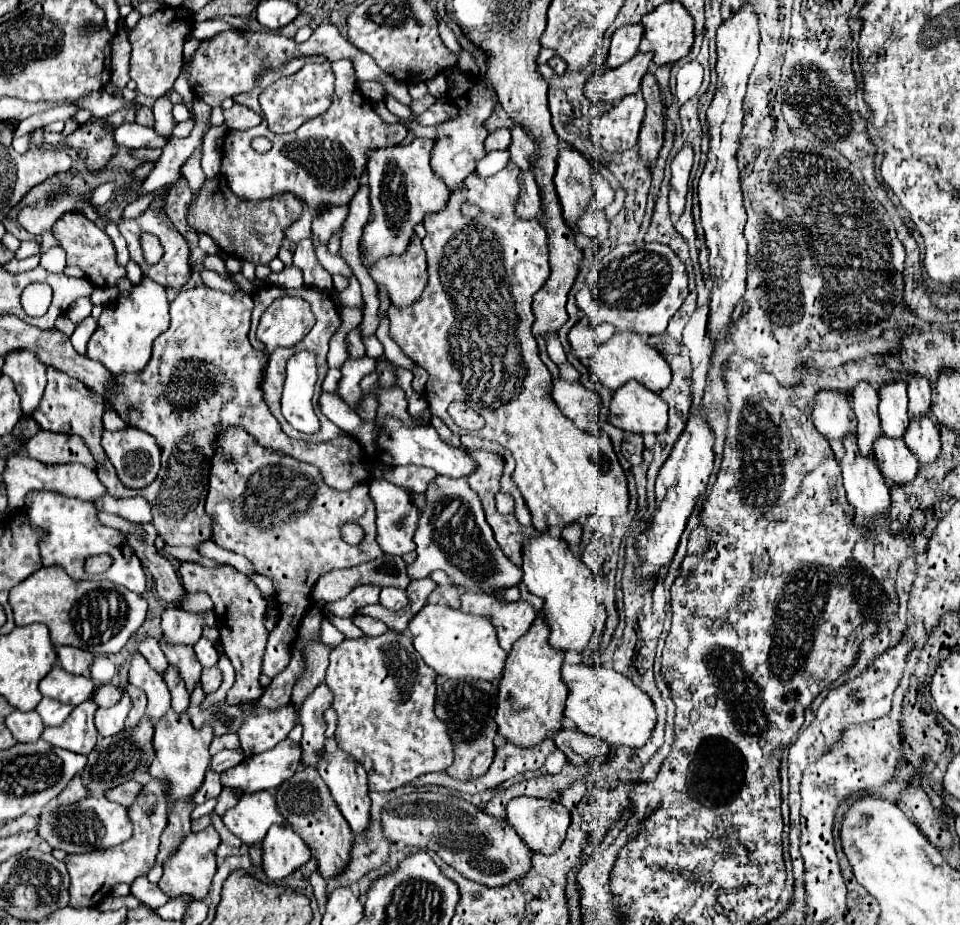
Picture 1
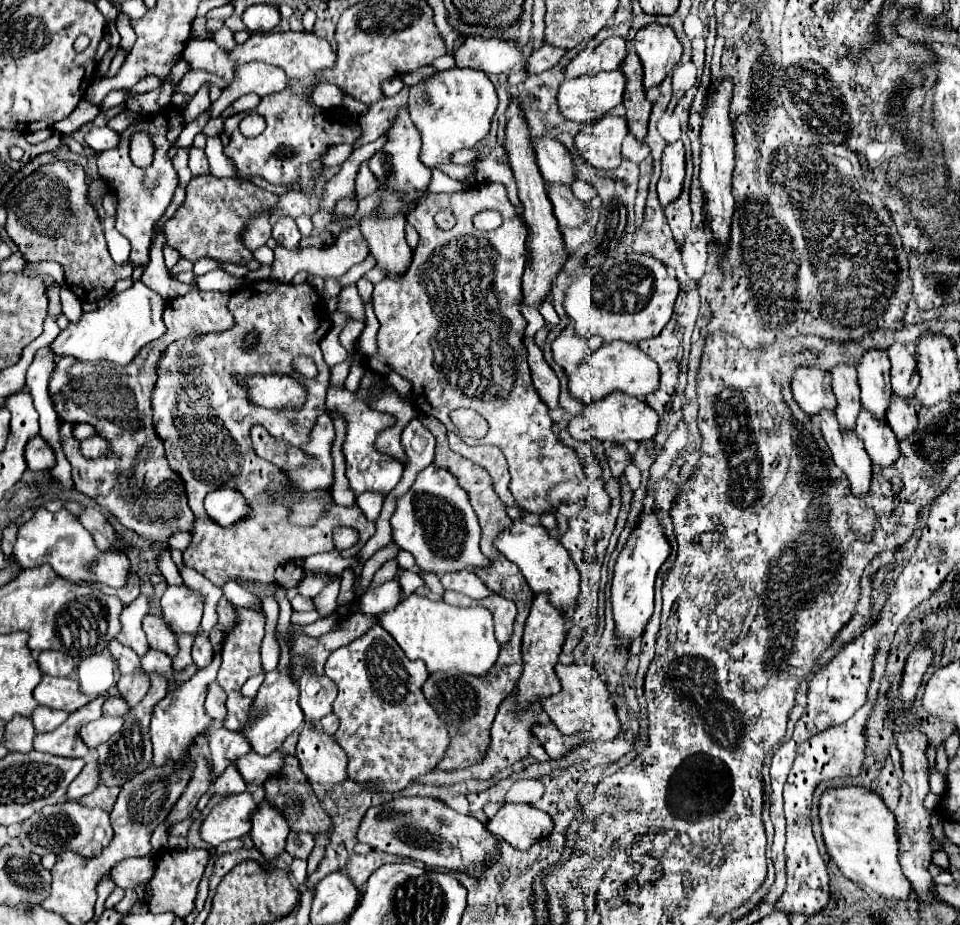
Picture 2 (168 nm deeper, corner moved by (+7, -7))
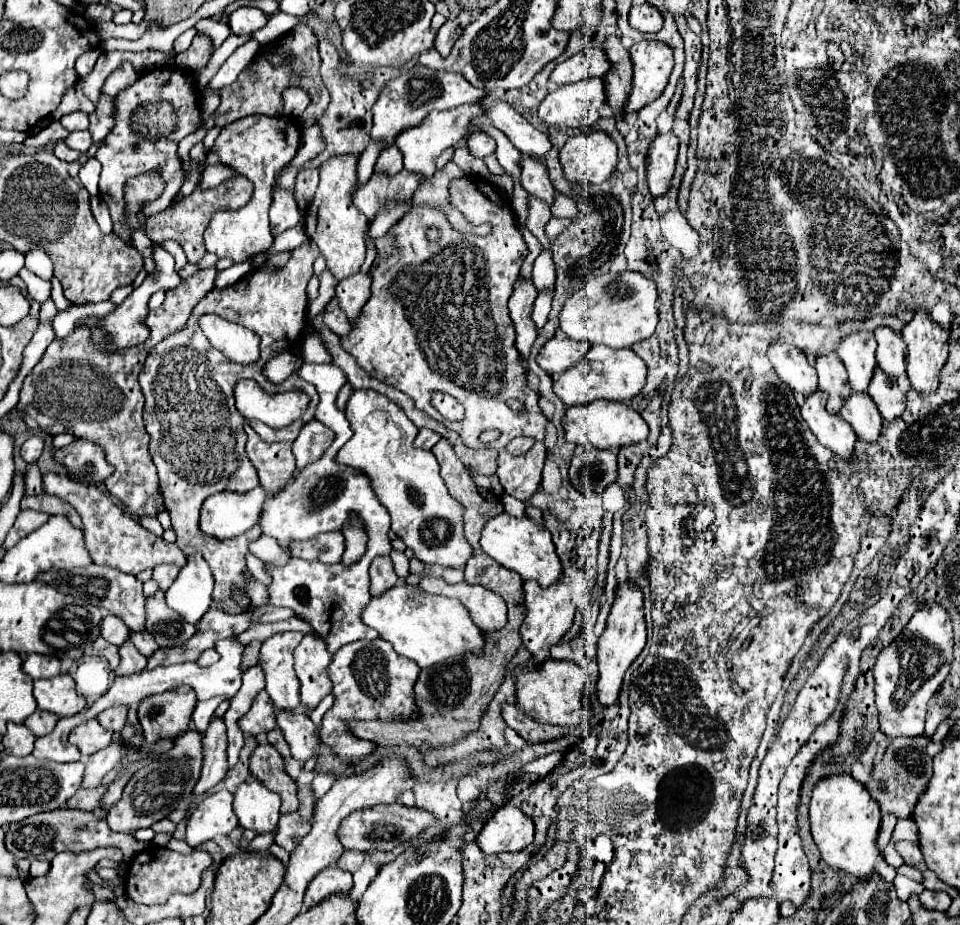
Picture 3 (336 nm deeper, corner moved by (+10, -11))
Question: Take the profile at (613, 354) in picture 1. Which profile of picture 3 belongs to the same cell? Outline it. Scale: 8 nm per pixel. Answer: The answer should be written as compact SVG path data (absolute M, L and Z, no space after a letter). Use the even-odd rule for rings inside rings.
M591 345L589 353L567 369L555 383L555 395L569 407L569 405L585 405L595 399L609 399L629 403L645 385L647 381L647 367L633 349L609 349L605 345Z

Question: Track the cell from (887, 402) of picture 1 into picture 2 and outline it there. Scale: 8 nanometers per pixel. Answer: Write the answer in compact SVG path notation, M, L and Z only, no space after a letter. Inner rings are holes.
M868 351L858 363L858 385L862 389L862 407L876 417L876 421L886 423L886 411L892 399L890 385L890 361L884 351Z

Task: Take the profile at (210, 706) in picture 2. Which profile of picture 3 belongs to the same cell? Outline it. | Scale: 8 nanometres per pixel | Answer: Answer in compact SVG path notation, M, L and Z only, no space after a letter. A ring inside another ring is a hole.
M211 719L211 725L205 733L205 763L201 771L201 779L195 785L193 795L201 795L211 791L227 773L227 735L223 719Z

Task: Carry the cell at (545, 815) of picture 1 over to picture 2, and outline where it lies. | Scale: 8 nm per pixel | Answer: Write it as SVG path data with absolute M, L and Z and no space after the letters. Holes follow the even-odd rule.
M504 803L488 821L490 833L496 833L520 851L526 851L536 841L548 837L552 829L554 823L548 813L524 803Z

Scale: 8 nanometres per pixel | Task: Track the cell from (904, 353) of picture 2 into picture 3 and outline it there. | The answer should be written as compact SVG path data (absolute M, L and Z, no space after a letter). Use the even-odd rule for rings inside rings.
M877 327L875 331L877 339L877 365L885 369L885 373L899 377L905 373L905 343L901 341L901 335L897 335L889 327Z

